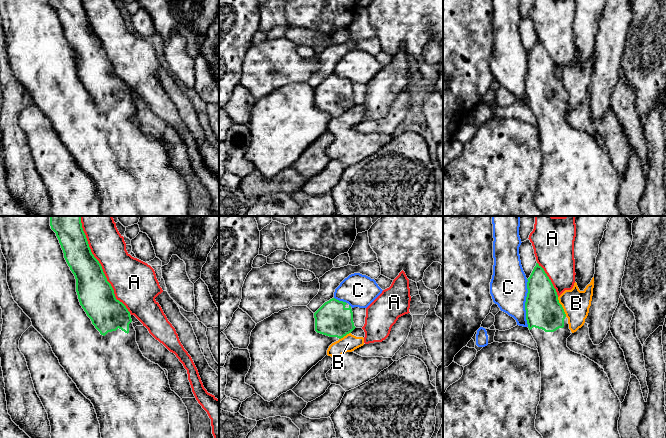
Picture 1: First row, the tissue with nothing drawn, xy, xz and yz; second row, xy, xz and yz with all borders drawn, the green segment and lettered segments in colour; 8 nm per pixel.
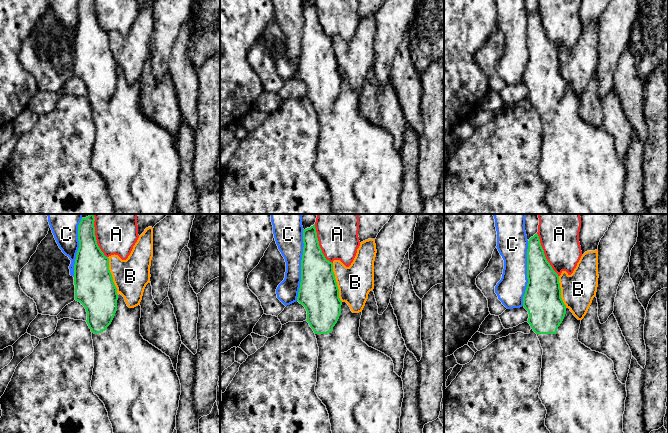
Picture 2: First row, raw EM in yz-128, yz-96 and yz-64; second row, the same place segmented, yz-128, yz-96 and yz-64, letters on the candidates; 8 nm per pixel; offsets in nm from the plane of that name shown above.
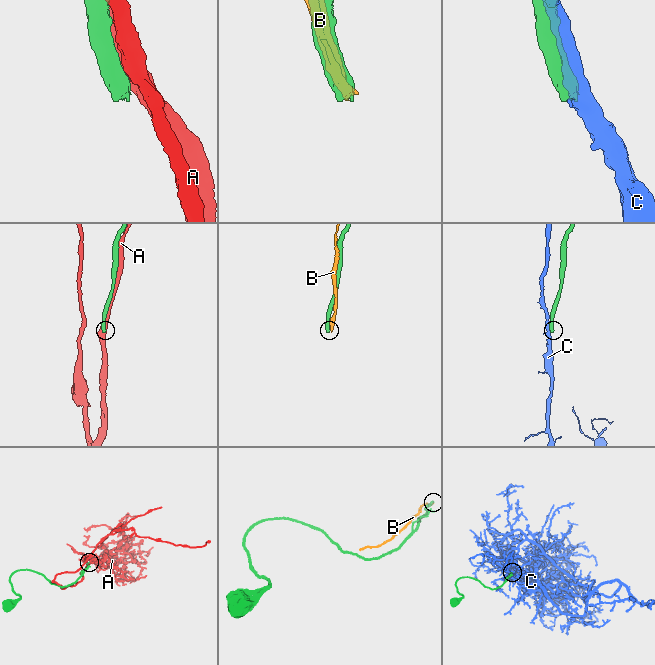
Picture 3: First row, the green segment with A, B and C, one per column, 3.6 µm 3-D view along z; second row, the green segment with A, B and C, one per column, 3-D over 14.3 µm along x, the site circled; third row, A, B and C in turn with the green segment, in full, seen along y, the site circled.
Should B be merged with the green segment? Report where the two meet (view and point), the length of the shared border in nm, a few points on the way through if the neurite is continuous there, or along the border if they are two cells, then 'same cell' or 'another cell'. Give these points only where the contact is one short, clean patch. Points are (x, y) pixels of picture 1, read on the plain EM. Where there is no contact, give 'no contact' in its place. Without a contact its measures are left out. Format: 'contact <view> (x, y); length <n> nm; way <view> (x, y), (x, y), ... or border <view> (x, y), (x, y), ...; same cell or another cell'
contact yz (562, 83); length 180 nm; another cell

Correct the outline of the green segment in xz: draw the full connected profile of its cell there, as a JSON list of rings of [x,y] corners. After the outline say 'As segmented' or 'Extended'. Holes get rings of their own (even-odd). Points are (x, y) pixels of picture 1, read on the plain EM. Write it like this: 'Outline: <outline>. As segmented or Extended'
Outline: [[[335,74],[325,78],[315,89],[307,82],[292,82],[272,90],[257,99],[251,108],[248,122],[251,142],[246,150],[245,159],[252,162],[265,177],[273,177],[281,170],[292,166],[302,153],[327,131],[332,119],[351,109],[355,104],[352,83]]]. Extended

